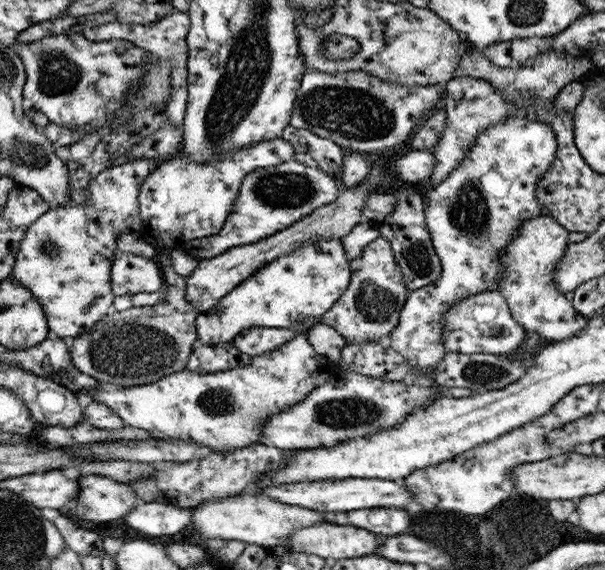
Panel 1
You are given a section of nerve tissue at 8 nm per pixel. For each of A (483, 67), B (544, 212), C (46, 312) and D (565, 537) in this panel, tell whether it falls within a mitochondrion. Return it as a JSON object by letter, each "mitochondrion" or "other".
{"A":"mitochondrion","B":"other","C":"other","D":"other"}

